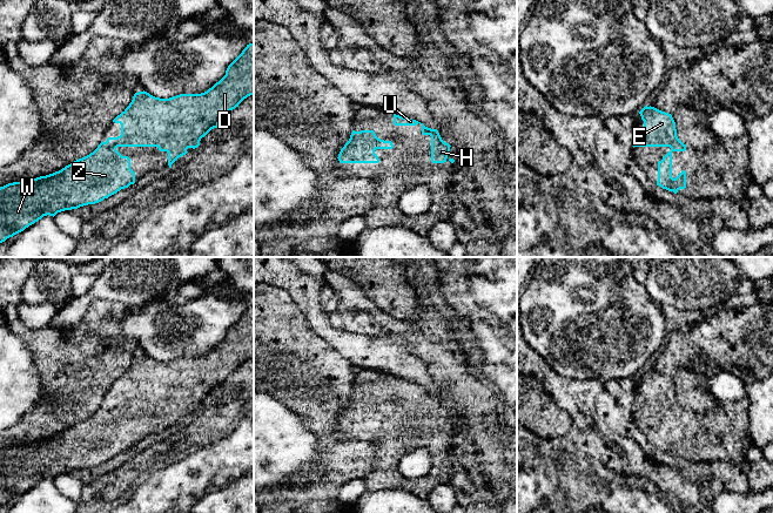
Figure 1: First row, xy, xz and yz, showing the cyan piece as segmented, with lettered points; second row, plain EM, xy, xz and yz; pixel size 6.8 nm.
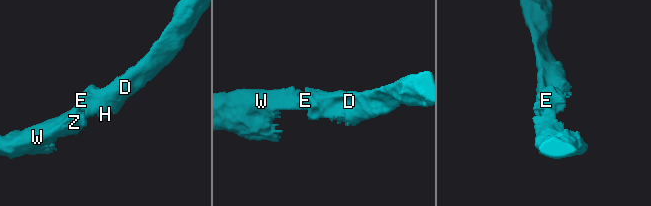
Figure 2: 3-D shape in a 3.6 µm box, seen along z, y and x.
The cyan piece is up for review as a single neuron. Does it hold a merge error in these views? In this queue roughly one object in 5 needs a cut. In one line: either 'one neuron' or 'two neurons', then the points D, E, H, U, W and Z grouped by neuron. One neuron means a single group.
one neuron; D E H U W Z

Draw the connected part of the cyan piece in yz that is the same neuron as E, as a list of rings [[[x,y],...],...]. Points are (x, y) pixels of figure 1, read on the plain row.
[[[645,369],[639,374],[644,384],[643,391],[636,391],[633,410],[670,410],[671,413],[658,425],[657,448],[677,457],[686,451],[686,434],[672,440],[672,416],[685,414],[684,407],[677,399],[675,385],[671,377],[654,370]]]

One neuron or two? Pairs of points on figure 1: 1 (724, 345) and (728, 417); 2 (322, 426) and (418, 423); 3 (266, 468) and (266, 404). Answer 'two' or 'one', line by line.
1: two
2: two
3: one

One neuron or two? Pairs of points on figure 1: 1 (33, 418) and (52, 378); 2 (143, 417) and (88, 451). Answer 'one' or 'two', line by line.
1: one
2: one

